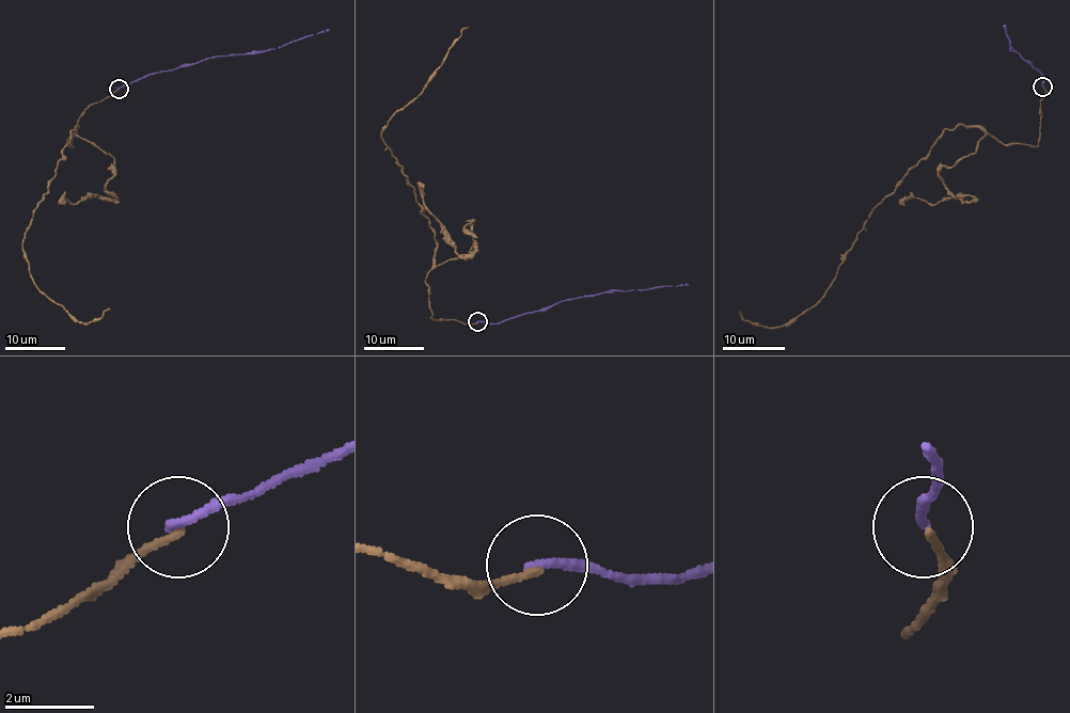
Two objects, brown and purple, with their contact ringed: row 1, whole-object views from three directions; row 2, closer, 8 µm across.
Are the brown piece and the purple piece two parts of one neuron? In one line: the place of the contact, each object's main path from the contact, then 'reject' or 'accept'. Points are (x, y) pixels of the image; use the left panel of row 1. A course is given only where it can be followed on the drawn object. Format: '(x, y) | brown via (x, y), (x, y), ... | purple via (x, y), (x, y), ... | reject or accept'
(119, 89) | brown via (119, 89), (84, 111), (22, 241), (36, 286), (75, 319), (96, 321), (110, 309) | purple via (119, 89), (157, 73), (213, 58), (274, 50), (330, 30) | reject

